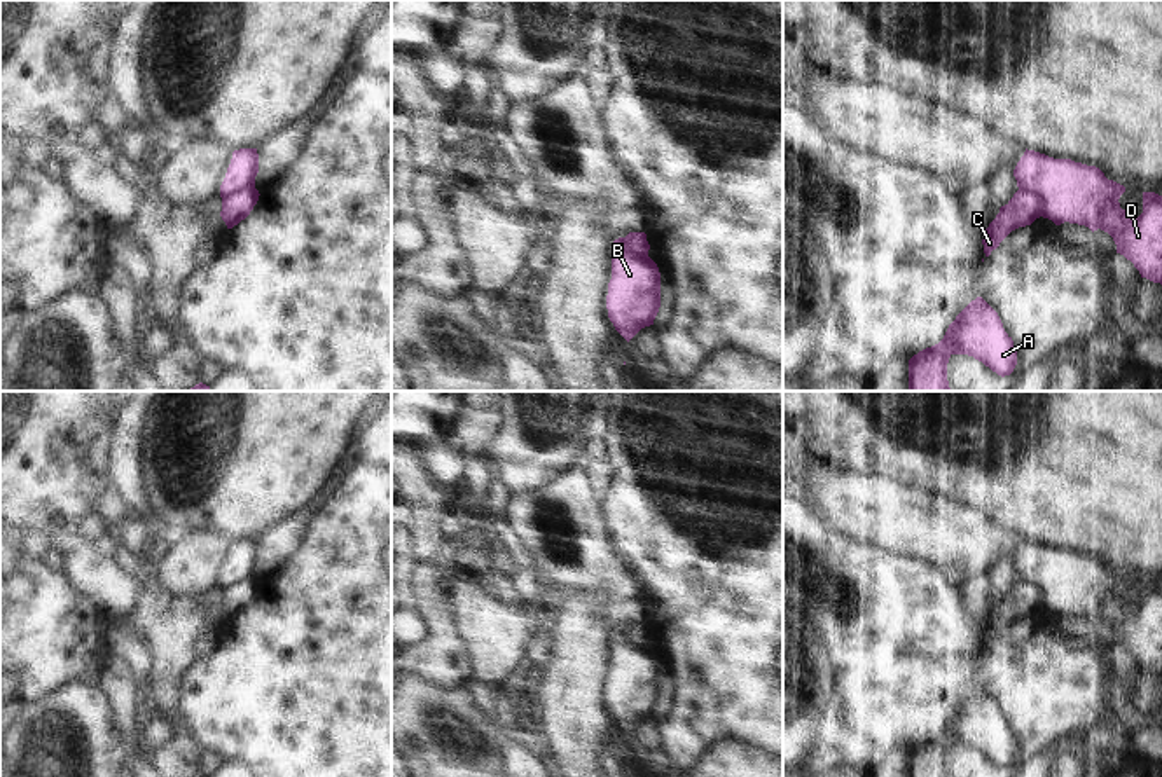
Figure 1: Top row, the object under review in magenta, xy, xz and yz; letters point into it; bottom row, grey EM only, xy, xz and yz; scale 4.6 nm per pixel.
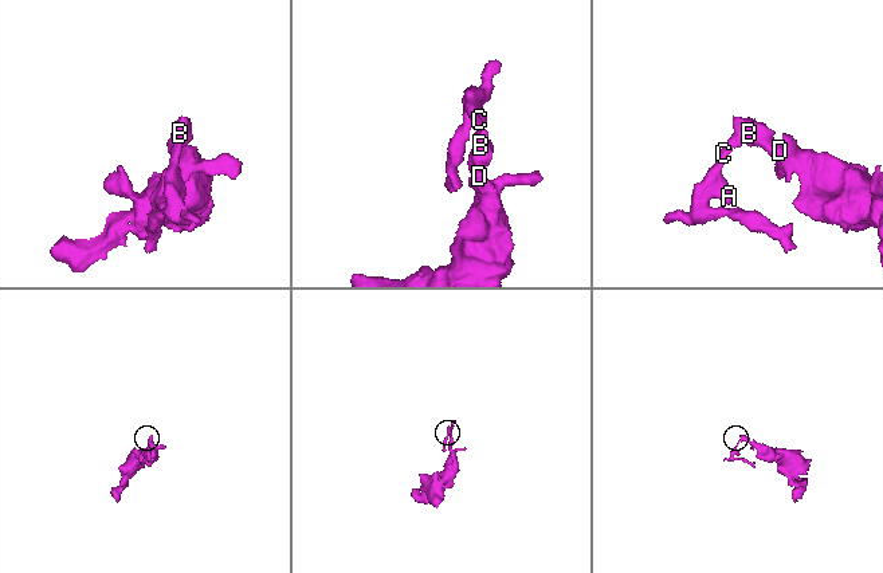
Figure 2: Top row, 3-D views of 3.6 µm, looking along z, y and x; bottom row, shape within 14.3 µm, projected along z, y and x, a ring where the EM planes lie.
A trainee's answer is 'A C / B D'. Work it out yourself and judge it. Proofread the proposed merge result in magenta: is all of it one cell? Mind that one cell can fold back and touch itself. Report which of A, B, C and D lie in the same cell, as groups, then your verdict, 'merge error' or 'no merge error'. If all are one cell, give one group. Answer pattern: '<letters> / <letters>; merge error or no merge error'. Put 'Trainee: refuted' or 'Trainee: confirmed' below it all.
A C / B D; merge error
Trainee: confirmed

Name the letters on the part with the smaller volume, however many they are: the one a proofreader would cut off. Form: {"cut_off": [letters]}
{"cut_off": ["A", "C"]}

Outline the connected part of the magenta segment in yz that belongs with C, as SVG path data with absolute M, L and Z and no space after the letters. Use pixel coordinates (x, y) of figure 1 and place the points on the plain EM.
M1017 581L1013 588L999 599L996 609L984 623L984 644L991 646L993 641L1015 620L1031 616L1041 608L1041 590L1029 581Z

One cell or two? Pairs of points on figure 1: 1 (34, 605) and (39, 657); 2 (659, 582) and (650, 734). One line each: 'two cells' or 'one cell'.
1: one cell
2: two cells

